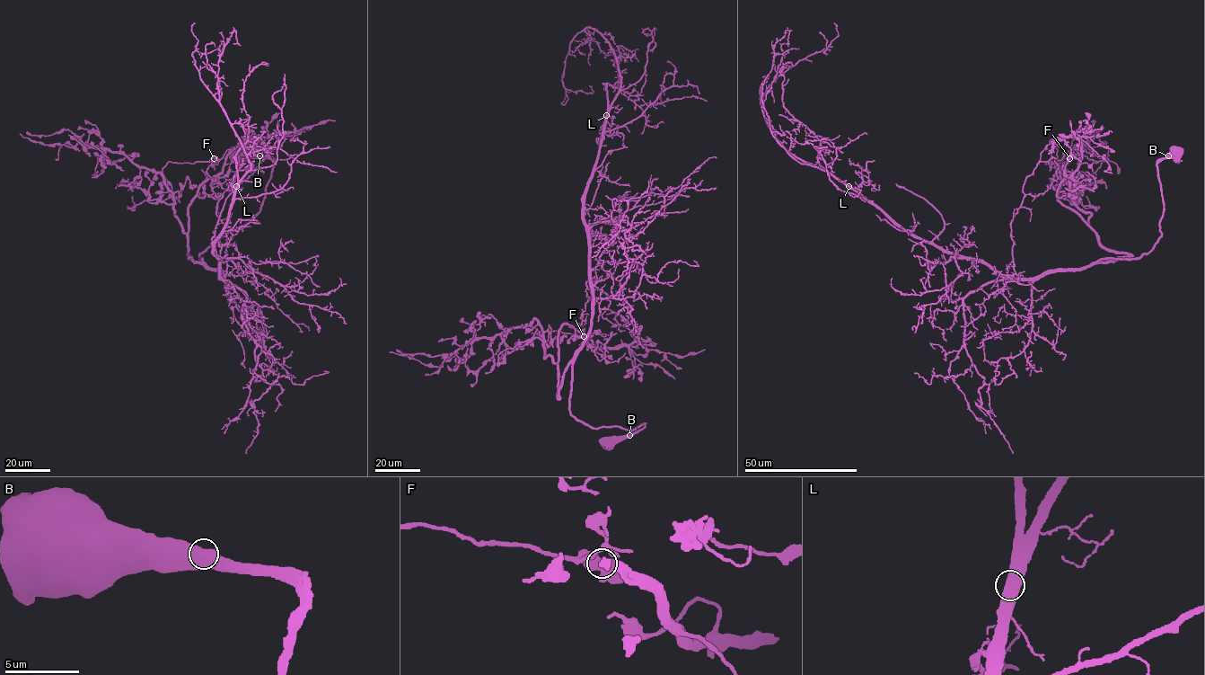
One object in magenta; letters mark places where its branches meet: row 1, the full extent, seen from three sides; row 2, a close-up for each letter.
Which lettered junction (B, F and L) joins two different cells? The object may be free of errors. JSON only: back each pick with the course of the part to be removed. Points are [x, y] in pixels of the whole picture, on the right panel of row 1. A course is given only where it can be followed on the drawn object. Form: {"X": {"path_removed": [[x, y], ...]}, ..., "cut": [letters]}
{"cut": []}

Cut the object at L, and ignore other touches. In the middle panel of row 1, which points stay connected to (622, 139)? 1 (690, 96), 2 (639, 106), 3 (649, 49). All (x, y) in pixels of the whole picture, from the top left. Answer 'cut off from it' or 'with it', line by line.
1: cut off from it
2: cut off from it
3: with it

